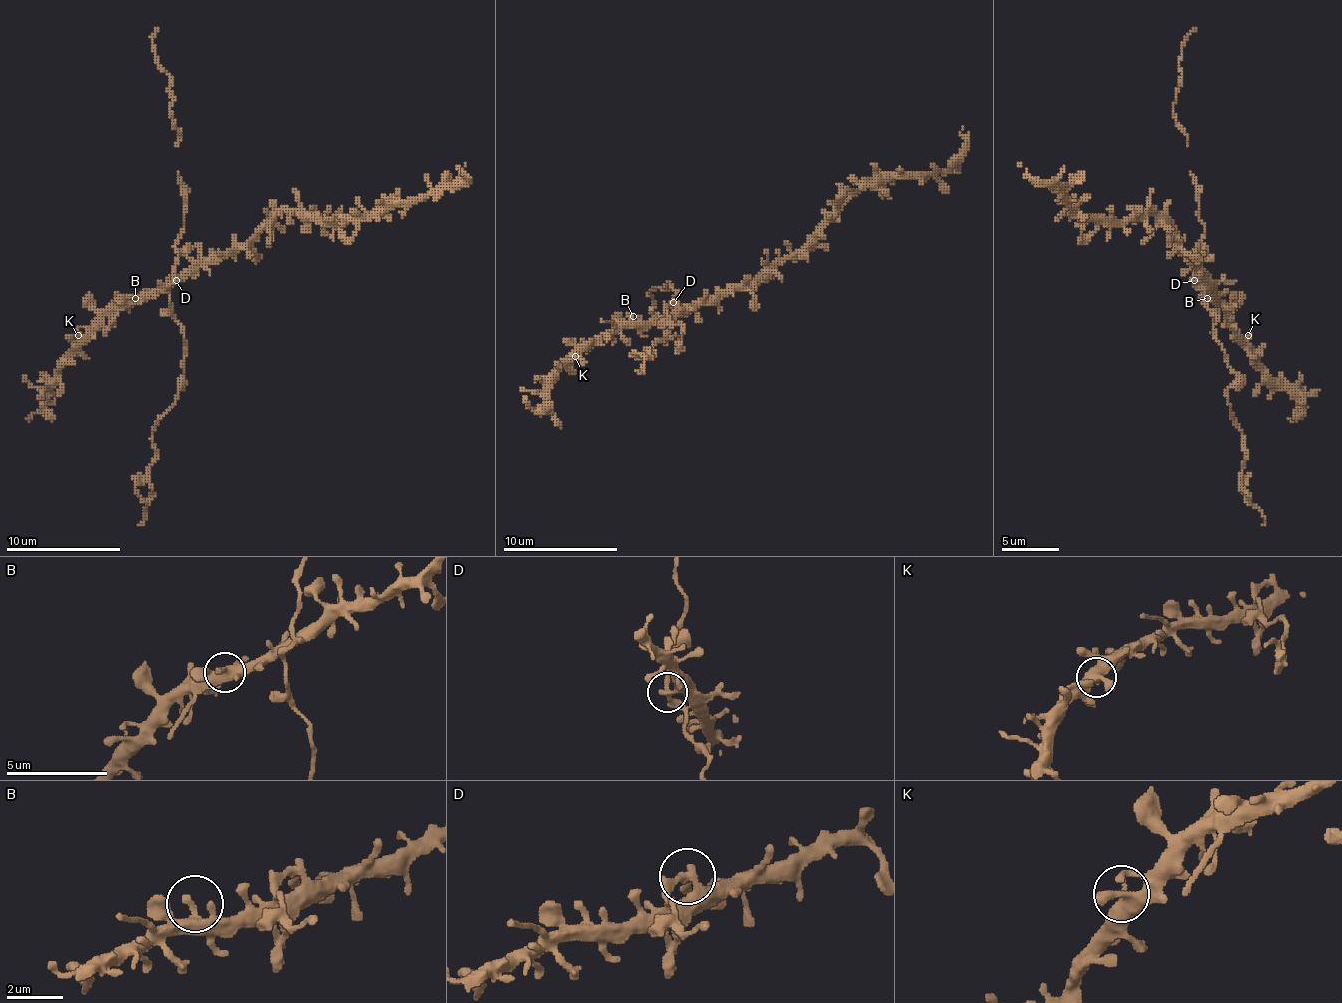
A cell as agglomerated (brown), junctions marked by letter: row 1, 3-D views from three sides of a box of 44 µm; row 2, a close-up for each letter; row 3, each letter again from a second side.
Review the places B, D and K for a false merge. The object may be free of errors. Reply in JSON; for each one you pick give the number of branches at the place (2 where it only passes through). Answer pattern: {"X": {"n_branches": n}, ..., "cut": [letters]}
{"cut": []}

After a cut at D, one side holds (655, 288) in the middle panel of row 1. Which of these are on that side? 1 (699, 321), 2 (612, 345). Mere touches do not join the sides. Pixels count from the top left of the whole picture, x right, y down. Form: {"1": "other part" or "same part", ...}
{"1": "other part", "2": "other part"}

